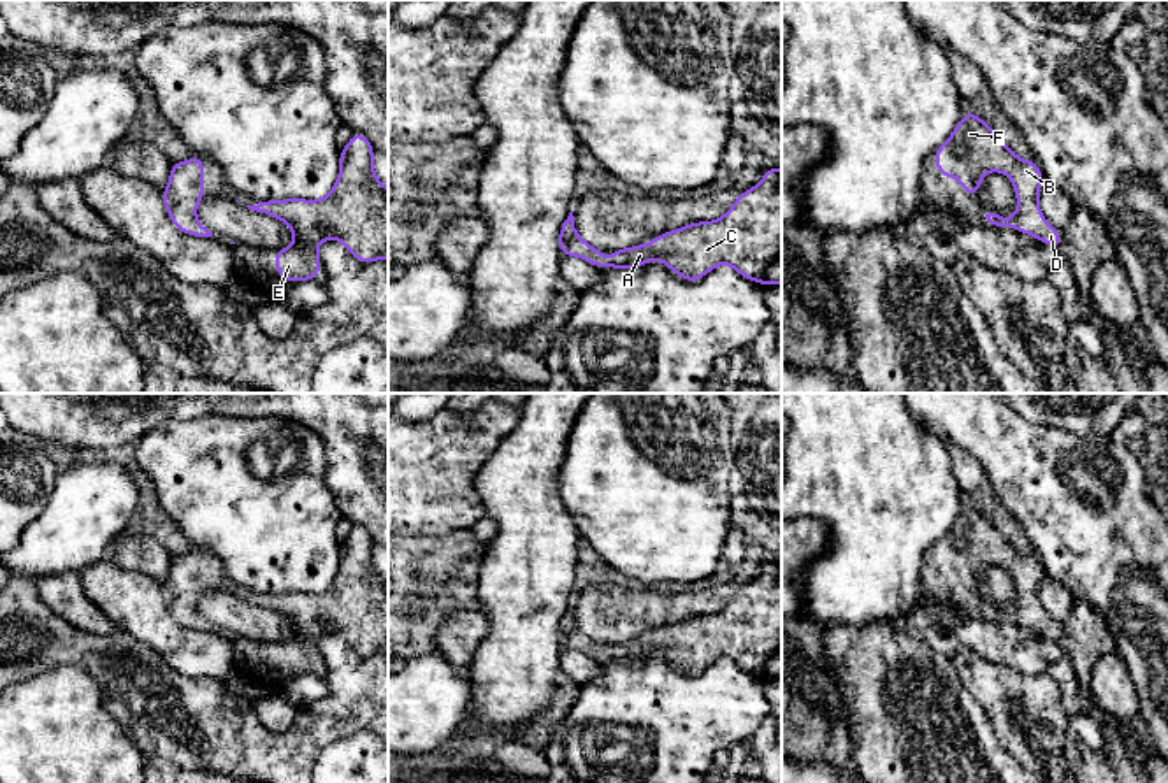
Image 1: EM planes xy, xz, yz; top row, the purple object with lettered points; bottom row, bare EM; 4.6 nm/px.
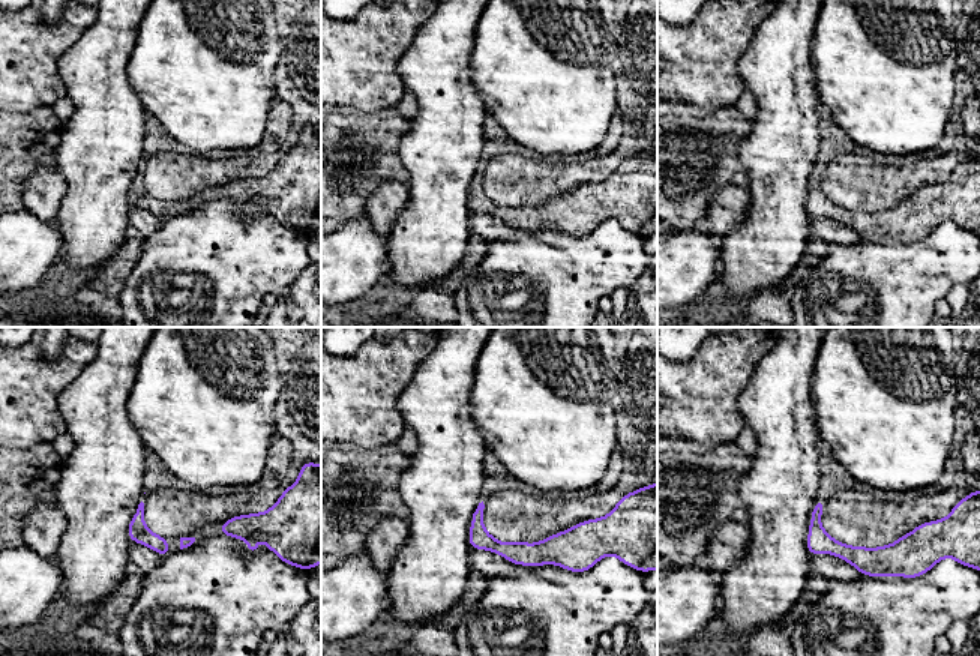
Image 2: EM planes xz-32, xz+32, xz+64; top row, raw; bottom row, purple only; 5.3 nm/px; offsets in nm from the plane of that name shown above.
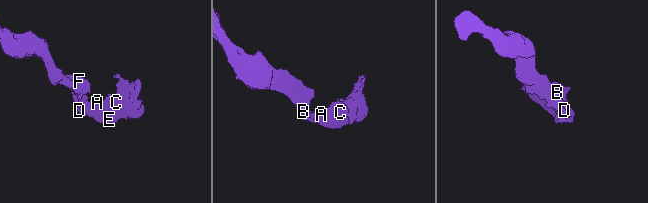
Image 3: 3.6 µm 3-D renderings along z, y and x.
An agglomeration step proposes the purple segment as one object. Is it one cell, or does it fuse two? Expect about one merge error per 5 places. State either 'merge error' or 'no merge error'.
no merge error

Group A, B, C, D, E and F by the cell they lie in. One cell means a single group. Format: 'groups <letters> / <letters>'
groups A B C D E F

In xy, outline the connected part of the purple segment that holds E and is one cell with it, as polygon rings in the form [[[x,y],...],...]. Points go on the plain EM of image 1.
[[[353,525],[339,546],[339,571],[327,590],[320,593],[263,593],[256,599],[246,599],[278,611],[293,625],[295,636],[292,639],[272,644],[278,669],[288,676],[316,672],[321,658],[316,639],[330,632],[341,634],[350,648],[362,657],[388,653],[388,581],[376,571],[372,551],[374,541],[369,532]]]

